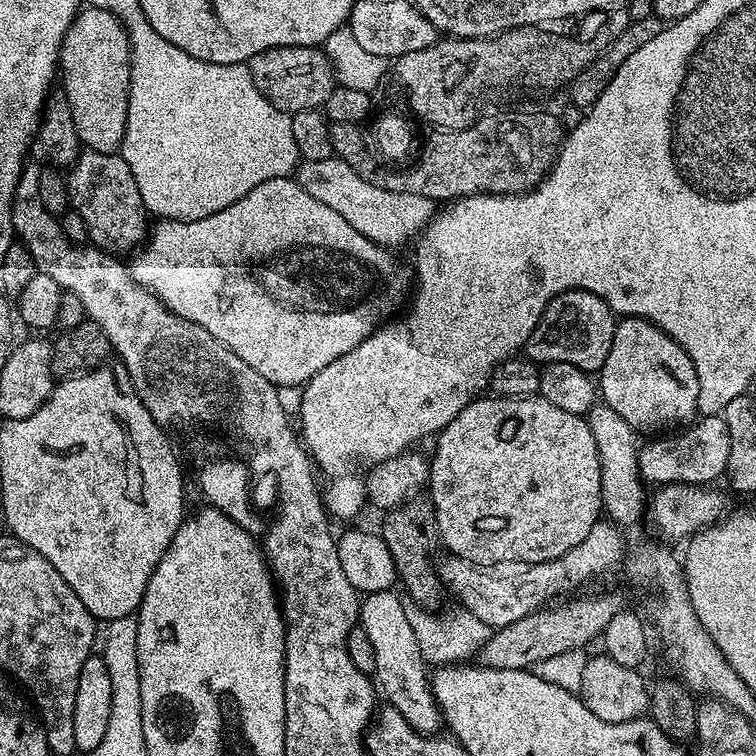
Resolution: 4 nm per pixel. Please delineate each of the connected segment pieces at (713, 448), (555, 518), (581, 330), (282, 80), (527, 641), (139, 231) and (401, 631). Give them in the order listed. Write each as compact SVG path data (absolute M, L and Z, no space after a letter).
M708 414L705 420L697 419L691 426L675 434L649 440L652 441L648 445L645 443L640 449L640 475L649 485L698 484L708 486L728 471L731 440L730 430L727 429L723 415Z
M495 394L485 395L469 402L435 437L436 453L430 456L429 483L432 493L430 499L436 511L436 521L440 531L440 544L443 545L451 555L461 556L475 564L485 563L486 556L483 556L476 548L467 548L460 544L460 536L472 540L475 536L484 539L484 548L489 552L491 563L501 564L502 562L526 562L527 564L537 564L547 560L556 560L562 554L566 554L578 542L582 542L592 533L592 527L601 519L604 503L602 502L602 474L600 473L600 459L598 458L598 446L594 440L594 434L590 434L590 426L583 416L566 414L566 410L561 410L559 406L554 406L554 402L545 400L539 395L527 396L521 400L508 400L505 396Z
M574 288L558 294L540 315L538 326L530 334L526 345L527 359L537 366L554 362L570 362L589 374L599 373L610 354L618 317L601 296Z
M286 46L262 50L246 64L248 72L254 78L254 86L278 110L301 112L311 108L323 109L326 98L338 86L336 72L328 60L328 55L319 47L303 48L302 46Z
M584 596L581 600L572 600L569 604L562 605L561 608L552 607L545 606L539 612L531 612L526 618L518 618L518 622L510 622L510 626L495 629L491 638L479 650L479 663L485 668L535 669L536 664L546 662L546 658L554 658L557 654L566 654L566 650L575 648L587 649L591 640L599 641L614 616L622 610L622 604L616 596Z
M84 150L66 172L68 203L71 211L82 214L88 239L95 247L112 254L131 253L145 243L150 232L150 213L130 174L130 166L119 154Z
M395 591L370 592L361 599L359 627L366 630L366 635L374 645L374 662L376 670L374 673L375 683L391 707L396 708L414 730L436 734L441 731L442 717L440 708L436 705L436 696L432 693L430 683L430 668L422 658L422 650L418 650L418 642L414 639L414 629L408 621L408 608L403 605L399 598L395 596Z

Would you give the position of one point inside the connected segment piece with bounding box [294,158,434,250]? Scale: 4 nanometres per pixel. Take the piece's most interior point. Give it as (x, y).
(388, 217)

